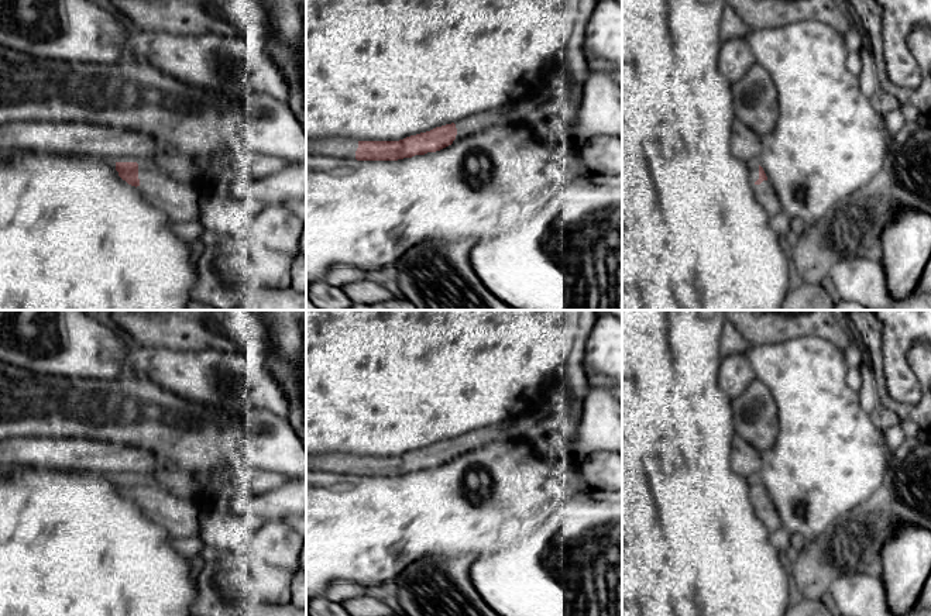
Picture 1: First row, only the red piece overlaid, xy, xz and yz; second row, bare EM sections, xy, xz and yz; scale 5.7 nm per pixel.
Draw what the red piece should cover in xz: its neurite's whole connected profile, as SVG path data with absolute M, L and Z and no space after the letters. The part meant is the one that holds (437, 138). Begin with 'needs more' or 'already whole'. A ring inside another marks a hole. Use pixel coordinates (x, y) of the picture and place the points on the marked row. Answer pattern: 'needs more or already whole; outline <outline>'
needs more; outline M521 100L499 109L488 110L457 123L436 127L430 131L406 137L399 141L355 141L344 137L309 138L306 154L348 158L357 161L398 161L440 151L464 137L478 134L487 128L508 124L505 114Z

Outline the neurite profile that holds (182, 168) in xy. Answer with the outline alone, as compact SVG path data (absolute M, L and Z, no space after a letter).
M164 152L155 155L145 164L151 165L162 173L166 173L172 179L192 183L195 187L197 187L195 179L200 178L200 171L196 164L196 158L181 155L178 152Z

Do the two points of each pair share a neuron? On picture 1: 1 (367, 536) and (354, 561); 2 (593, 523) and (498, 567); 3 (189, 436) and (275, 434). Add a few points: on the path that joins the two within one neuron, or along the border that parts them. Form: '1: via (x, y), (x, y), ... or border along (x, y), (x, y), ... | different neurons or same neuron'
1: via (361, 541), (354, 549), (354, 556) | same neuron
2: via (569, 543), (542, 567), (522, 567) | same neuron
3: via (210, 439), (226, 439), (237, 446), (254, 446) | same neuron

